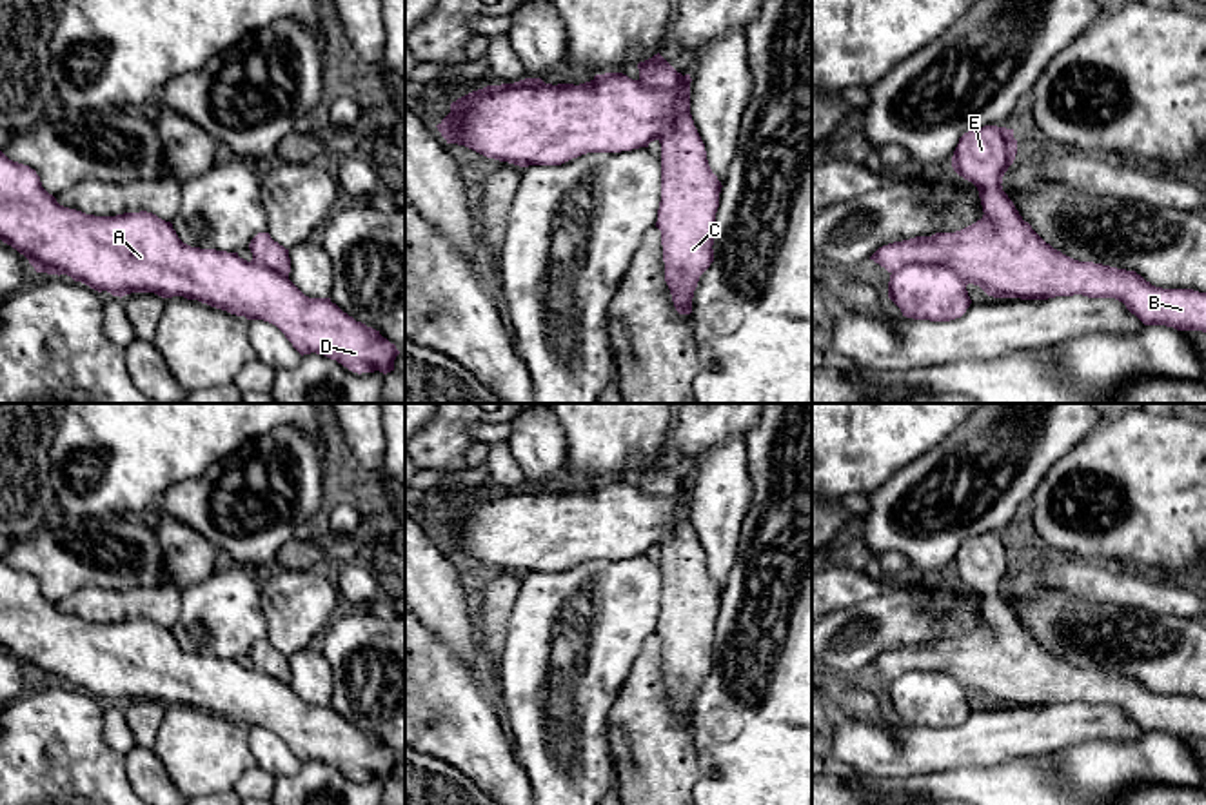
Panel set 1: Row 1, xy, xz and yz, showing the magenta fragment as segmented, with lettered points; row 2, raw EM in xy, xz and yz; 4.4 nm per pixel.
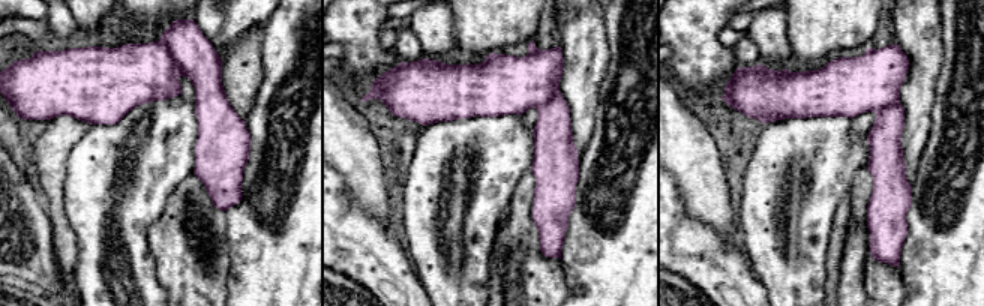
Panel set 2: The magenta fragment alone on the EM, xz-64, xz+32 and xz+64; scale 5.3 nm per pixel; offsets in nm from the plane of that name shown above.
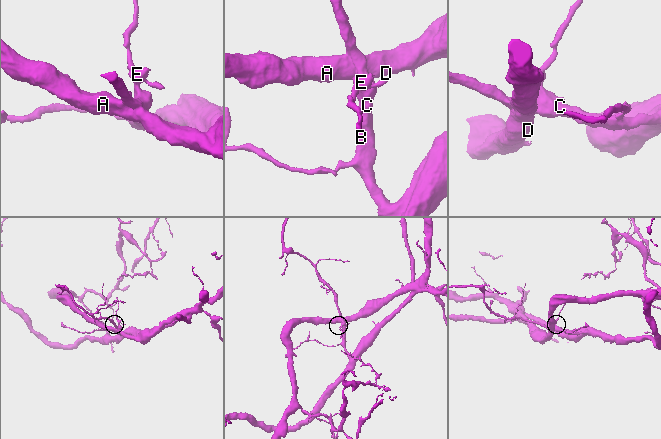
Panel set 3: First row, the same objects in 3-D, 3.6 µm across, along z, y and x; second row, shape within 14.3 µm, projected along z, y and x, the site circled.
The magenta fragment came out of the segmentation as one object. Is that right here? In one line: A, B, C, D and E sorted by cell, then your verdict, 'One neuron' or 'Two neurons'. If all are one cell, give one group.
Groups: A D / B C E. Two neurons

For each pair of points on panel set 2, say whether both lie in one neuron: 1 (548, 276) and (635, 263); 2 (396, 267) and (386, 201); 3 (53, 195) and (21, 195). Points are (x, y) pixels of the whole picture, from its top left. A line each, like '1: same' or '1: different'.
1: different
2: different
3: different

